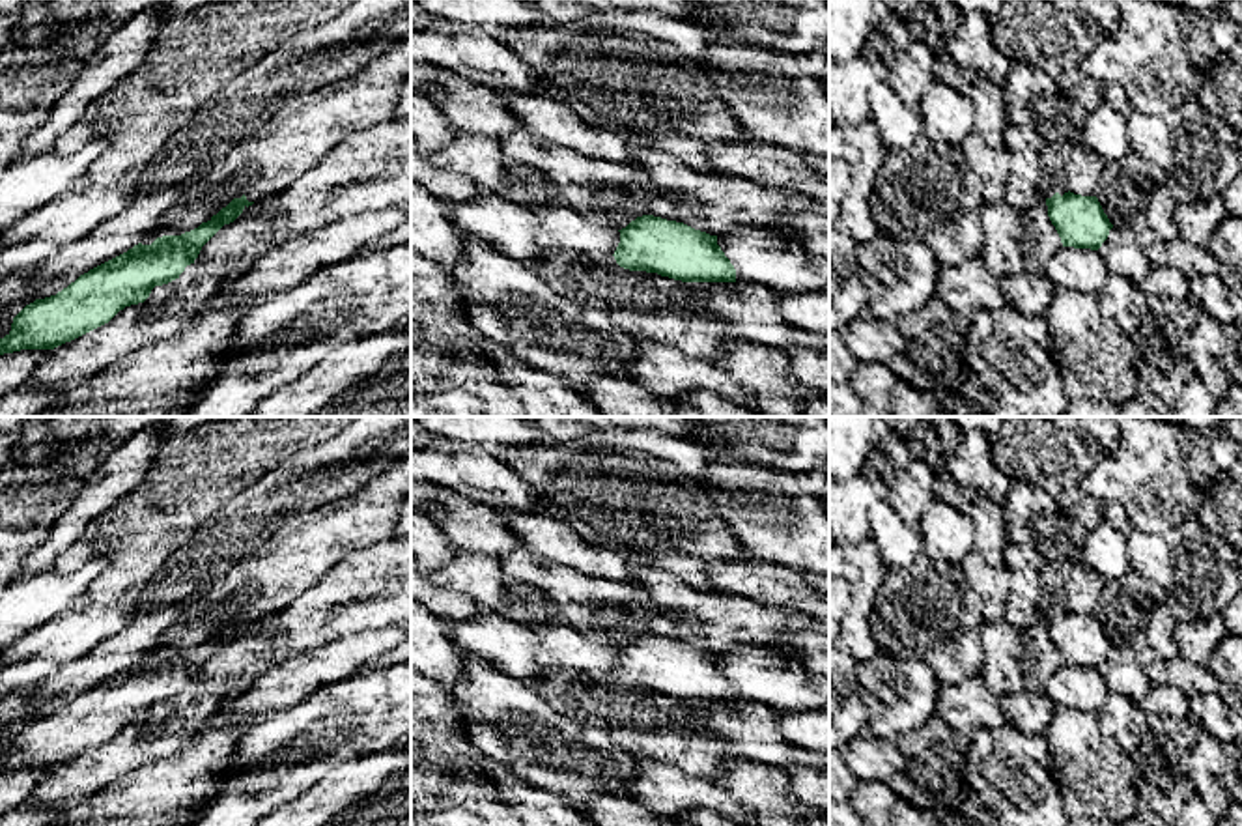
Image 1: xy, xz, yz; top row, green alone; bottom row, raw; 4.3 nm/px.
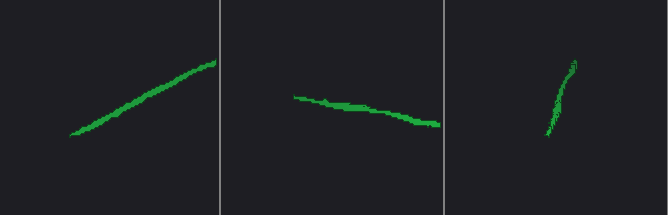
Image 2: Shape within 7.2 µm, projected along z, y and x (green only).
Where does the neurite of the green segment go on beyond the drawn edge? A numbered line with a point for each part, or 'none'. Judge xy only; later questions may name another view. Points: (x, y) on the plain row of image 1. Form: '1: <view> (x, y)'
none

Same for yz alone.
none

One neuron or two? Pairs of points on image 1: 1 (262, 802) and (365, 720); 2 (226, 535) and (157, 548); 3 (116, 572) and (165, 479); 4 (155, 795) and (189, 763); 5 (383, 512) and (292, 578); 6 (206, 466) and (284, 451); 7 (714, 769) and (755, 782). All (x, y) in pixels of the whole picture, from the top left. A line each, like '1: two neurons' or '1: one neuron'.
1: one neuron
2: two neurons
3: one neuron
4: one neuron
5: one neuron
6: one neuron
7: two neurons

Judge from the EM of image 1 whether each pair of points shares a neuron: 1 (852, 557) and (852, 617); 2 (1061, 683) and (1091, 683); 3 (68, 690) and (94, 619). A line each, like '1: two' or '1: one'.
1: one
2: one
3: two

